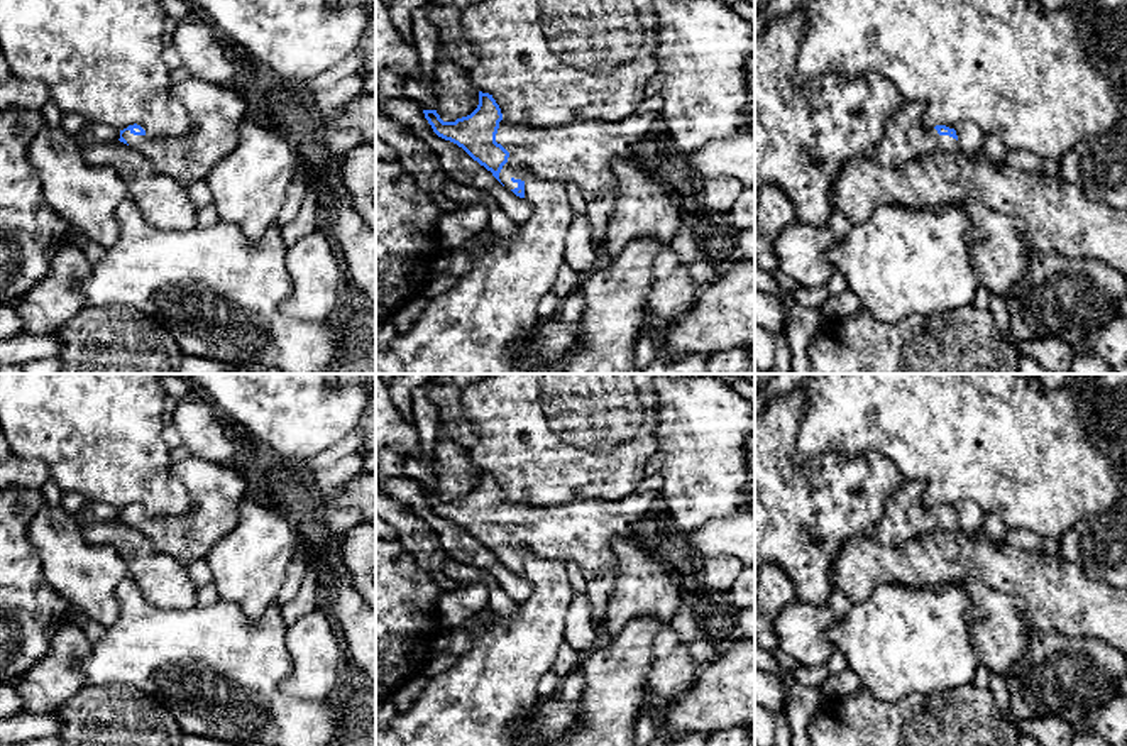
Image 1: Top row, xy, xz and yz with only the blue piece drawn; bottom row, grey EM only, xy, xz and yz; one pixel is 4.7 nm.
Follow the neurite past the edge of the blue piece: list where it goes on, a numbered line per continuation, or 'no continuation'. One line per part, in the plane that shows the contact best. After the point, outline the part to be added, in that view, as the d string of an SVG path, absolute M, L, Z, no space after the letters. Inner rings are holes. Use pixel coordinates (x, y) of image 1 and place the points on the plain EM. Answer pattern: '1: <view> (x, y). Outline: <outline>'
1: xz (581, 532). Outline: M633 492L618 499L579 497L567 504L520 504L499 501L496 521L508 531L499 551L508 568L528 555L560 560L580 567L592 609L592 624L599 631L614 584L618 557L613 541L633 535L638 521L662 509L662 492Z

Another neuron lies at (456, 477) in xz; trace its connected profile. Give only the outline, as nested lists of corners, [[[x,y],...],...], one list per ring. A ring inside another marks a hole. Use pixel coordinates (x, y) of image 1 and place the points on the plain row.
[[[442,426],[437,435],[435,458],[438,460],[435,489],[443,501],[455,501],[477,487],[479,470],[470,460],[470,448],[455,442]]]

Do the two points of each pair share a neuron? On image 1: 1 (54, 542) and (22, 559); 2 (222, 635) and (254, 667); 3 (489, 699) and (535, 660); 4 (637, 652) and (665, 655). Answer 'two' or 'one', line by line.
1: two
2: one
3: one
4: two

